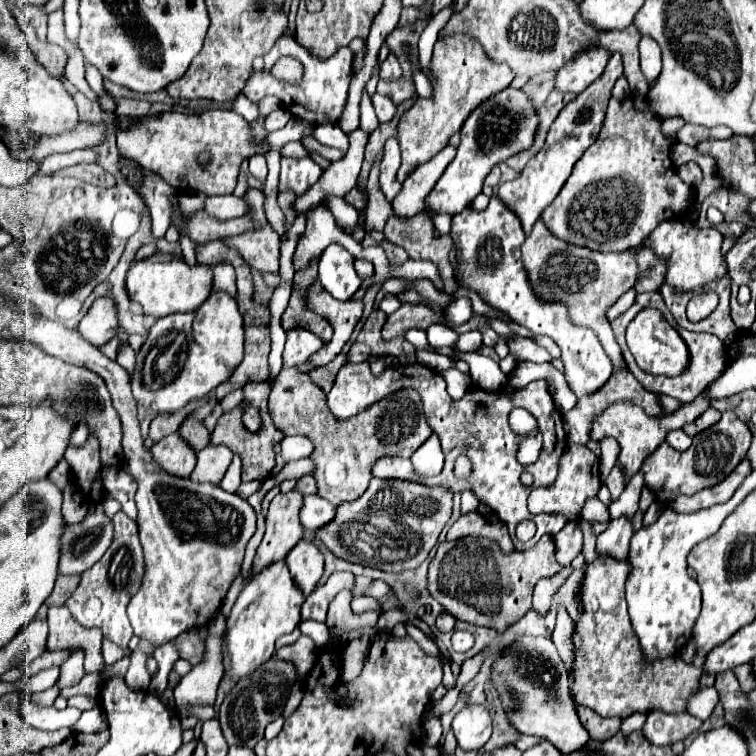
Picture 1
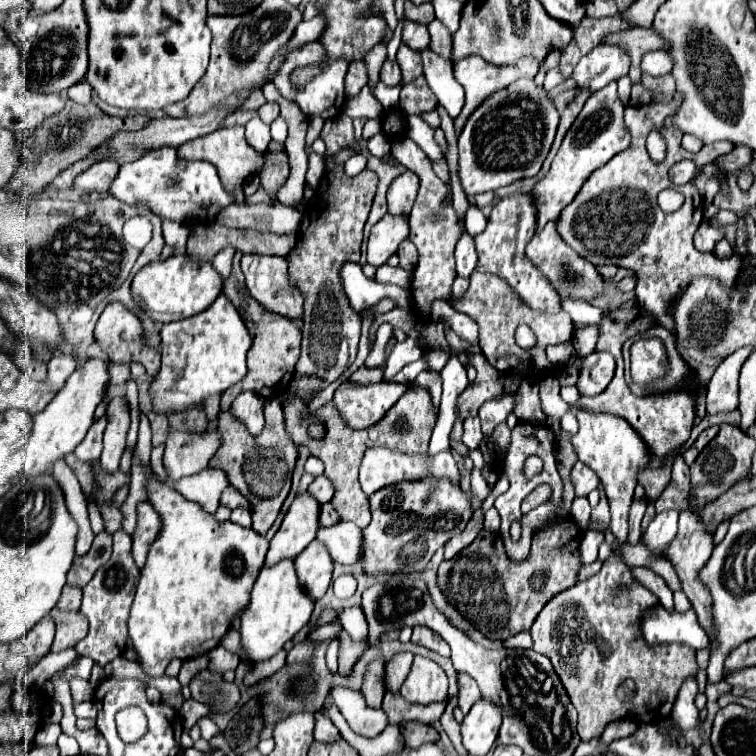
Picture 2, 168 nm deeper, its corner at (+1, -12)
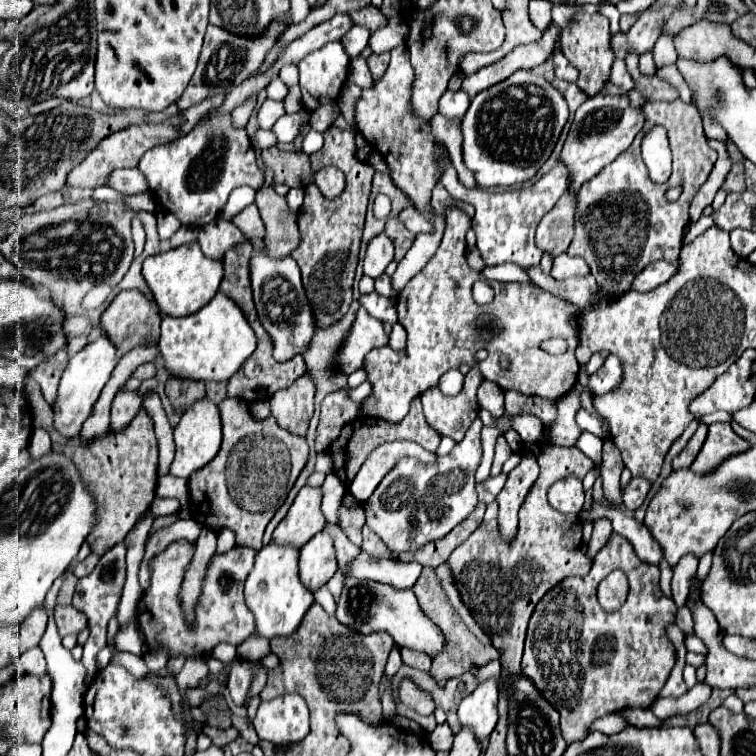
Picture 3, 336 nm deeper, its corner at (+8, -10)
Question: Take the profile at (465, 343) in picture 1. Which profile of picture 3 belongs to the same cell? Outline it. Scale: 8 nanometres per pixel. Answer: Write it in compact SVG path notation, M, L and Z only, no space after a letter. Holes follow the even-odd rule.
M448 370L440 382L438 382L438 388L444 396L456 396L456 392L460 392L460 386L464 382L464 376L460 370Z

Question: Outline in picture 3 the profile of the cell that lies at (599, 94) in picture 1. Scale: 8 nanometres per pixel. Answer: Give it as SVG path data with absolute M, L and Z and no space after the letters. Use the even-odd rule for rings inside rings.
M596 94L588 98L584 104L580 104L558 160L568 168L568 178L570 178L568 194L574 194L584 182L596 176L606 164L614 162L618 154L632 144L642 124L644 124L644 116L640 114L640 110L628 104L626 96Z

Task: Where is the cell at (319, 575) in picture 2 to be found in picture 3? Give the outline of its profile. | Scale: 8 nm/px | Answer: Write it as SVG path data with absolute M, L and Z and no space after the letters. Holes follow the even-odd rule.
M316 534L306 546L300 548L300 582L316 592L336 572L336 552L328 534Z

